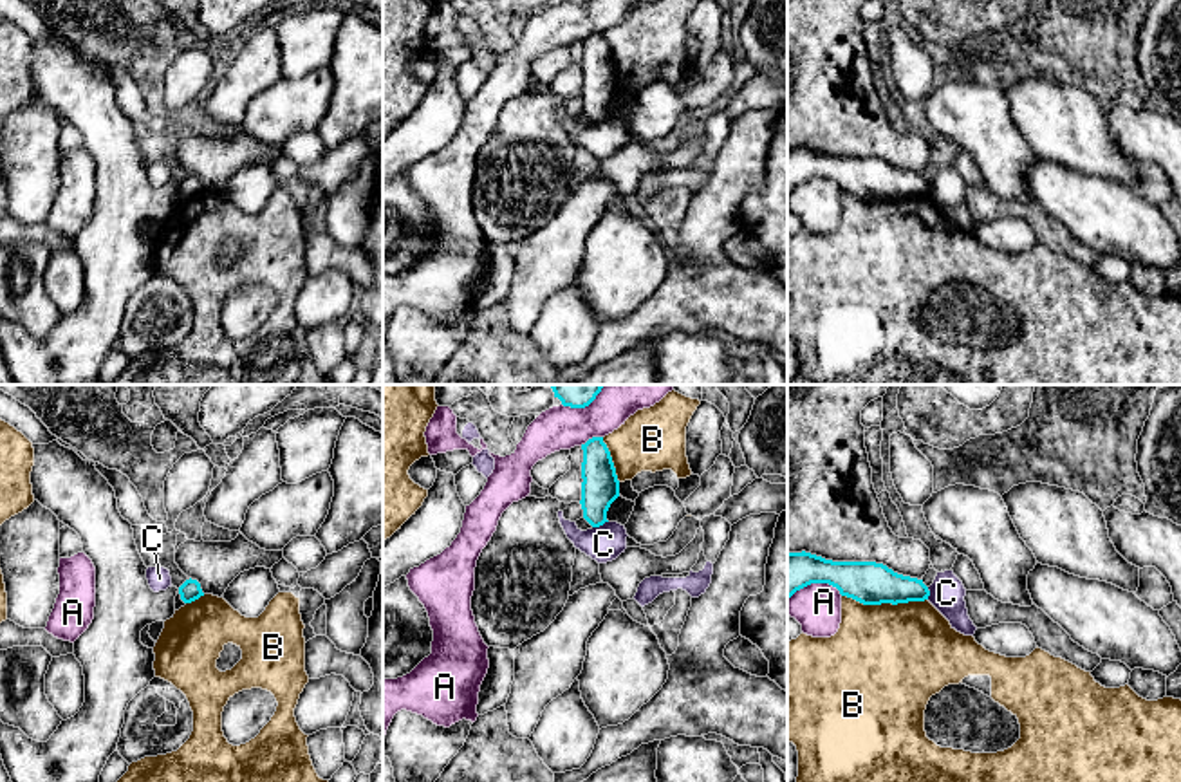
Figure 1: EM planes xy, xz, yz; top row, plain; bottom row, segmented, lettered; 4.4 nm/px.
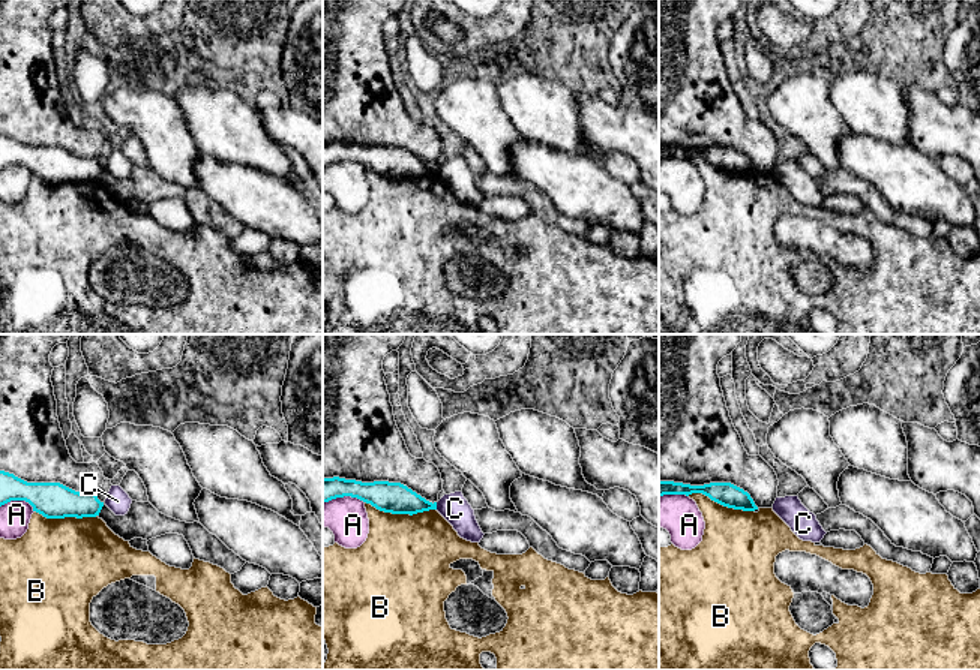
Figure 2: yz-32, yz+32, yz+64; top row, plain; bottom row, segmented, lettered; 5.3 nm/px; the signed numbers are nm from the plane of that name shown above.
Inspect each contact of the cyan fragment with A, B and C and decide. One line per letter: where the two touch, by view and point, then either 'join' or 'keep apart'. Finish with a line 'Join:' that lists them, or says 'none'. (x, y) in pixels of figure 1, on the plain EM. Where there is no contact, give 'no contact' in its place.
A: contact xz (593, 33); keep apart
B: contact yz (885, 197); keep apart
C: contact xz (600, 120); keep apart
Join: none

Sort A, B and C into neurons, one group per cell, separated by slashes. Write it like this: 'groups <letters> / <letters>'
groups A / B / C

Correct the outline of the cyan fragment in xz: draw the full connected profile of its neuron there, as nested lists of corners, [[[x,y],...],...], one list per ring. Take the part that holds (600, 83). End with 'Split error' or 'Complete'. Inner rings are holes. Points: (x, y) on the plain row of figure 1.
[[[592,33],[585,40],[581,58],[581,105],[583,114],[600,123],[607,116],[610,99],[619,92],[619,76],[603,33]]]. Complete

